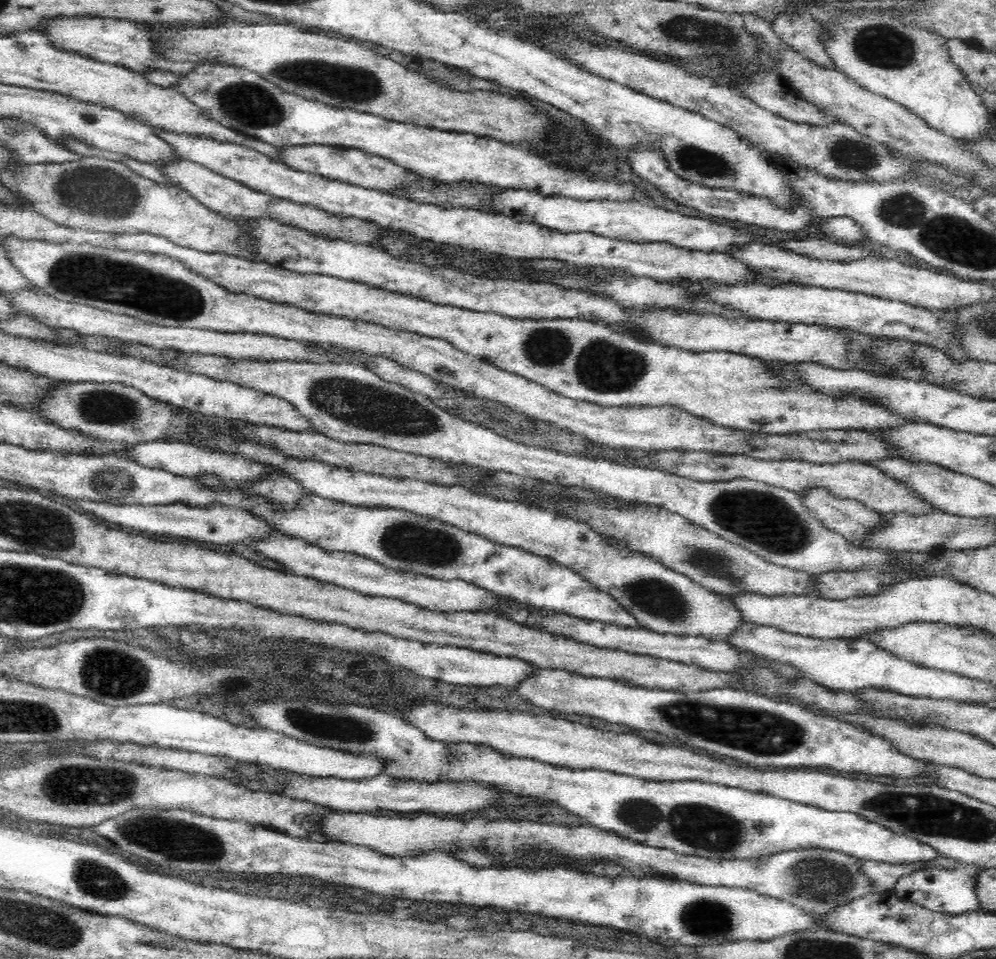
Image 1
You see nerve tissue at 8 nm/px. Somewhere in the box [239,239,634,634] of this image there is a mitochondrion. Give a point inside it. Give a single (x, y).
(364, 406)

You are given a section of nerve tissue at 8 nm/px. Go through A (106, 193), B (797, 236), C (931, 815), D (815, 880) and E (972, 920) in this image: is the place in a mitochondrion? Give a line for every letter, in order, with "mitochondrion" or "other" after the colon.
A: mitochondrion
B: other
C: mitochondrion
D: mitochondrion
E: other

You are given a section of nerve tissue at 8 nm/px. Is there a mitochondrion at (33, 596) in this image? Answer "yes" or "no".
yes

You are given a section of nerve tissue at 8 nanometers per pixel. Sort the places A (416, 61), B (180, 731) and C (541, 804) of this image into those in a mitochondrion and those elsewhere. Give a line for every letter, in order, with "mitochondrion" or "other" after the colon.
A: other
B: other
C: other

